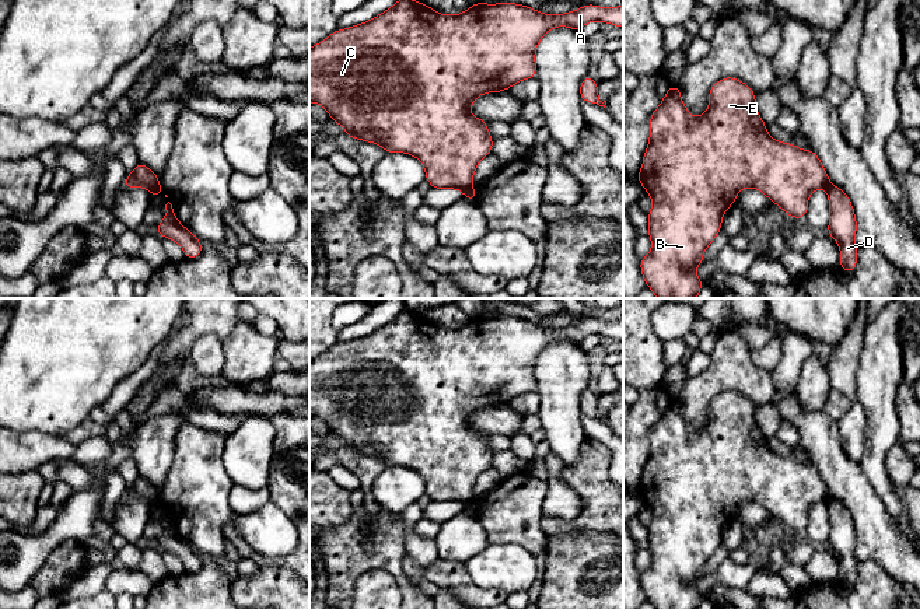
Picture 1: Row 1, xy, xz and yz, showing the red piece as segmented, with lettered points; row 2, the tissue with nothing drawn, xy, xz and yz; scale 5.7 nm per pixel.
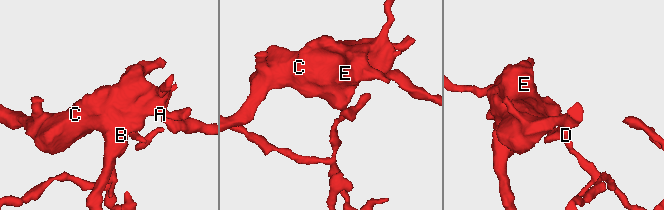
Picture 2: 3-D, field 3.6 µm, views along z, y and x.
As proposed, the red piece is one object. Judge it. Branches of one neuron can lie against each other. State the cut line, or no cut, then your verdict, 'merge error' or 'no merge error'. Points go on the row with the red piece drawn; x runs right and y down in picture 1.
cut in xz along (471, 186), (464, 192); merge error

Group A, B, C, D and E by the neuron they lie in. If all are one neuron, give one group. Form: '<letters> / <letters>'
A B C E / D

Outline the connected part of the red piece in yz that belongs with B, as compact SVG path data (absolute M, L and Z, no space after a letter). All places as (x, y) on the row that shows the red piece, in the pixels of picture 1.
M723 77L709 91L709 111L692 118L681 99L678 85L668 87L662 102L650 116L650 140L643 155L643 168L636 178L653 199L648 211L650 253L640 259L640 270L647 287L657 298L696 298L703 287L695 269L703 263L703 252L721 231L723 216L735 204L735 196L745 188L765 193L790 217L804 218L808 196L830 185L826 169L812 150L797 148L793 143L780 143L769 136L766 125L756 111L755 92L734 77Z

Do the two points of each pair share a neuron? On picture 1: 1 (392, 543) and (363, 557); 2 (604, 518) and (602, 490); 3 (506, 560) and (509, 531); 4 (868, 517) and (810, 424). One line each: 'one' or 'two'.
1: one
2: one
3: two
4: one

